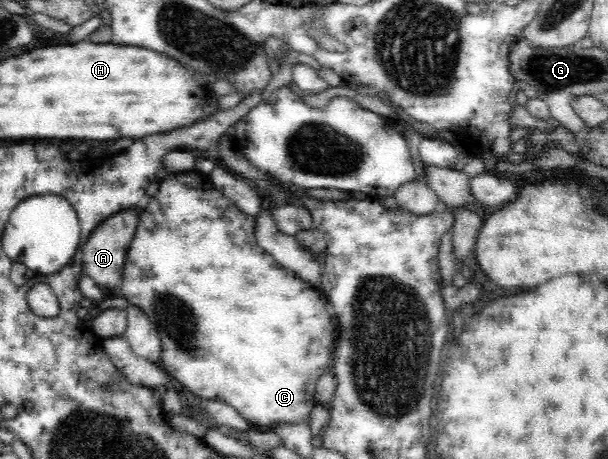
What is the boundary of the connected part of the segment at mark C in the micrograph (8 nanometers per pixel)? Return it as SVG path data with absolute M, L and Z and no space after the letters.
M194 169L167 173L158 180L158 193L144 201L138 222L138 229L129 245L124 263L123 279L120 283L121 295L129 304L142 308L159 335L161 354L159 366L170 376L174 377L174 385L180 384L190 395L202 399L204 402L221 401L231 405L238 415L250 427L280 427L280 425L309 424L310 415L317 405L315 398L316 383L322 375L330 370L332 361L332 347L336 337L333 313L327 307L327 302L321 292L314 289L309 282L299 279L291 270L276 261L276 258L266 250L256 245L253 236L254 218L244 213L233 201L226 199L210 183L209 176Z

